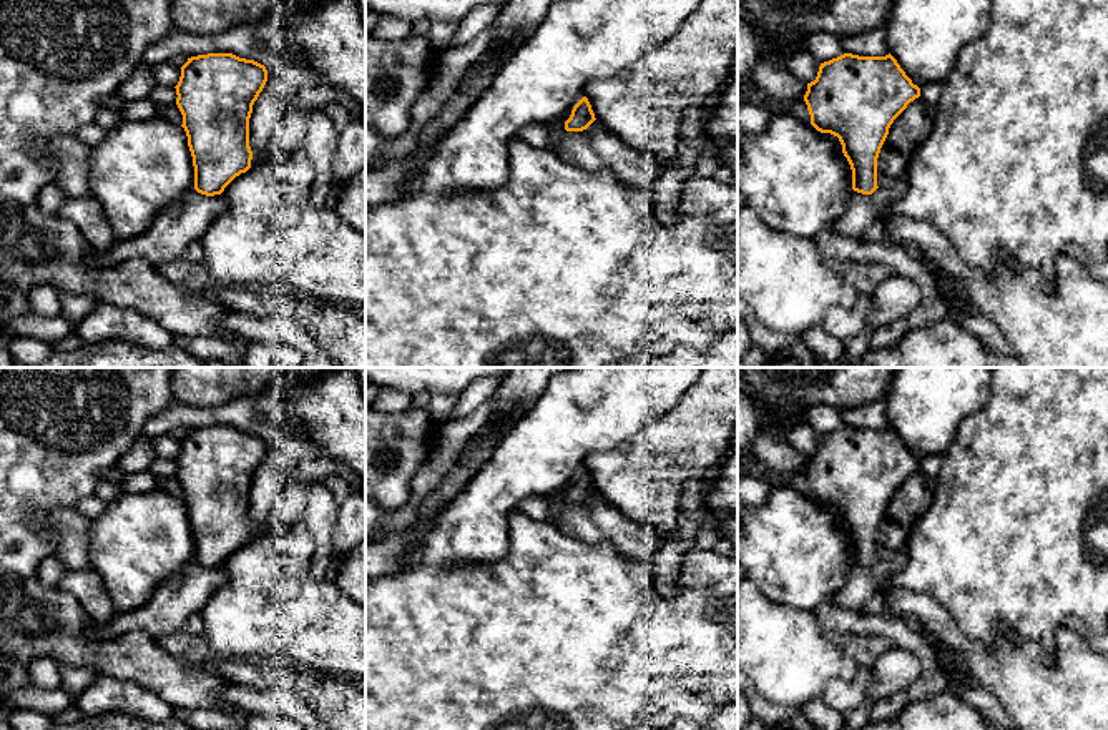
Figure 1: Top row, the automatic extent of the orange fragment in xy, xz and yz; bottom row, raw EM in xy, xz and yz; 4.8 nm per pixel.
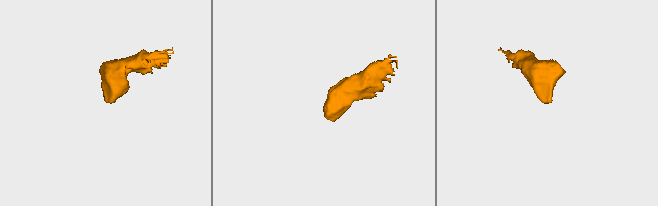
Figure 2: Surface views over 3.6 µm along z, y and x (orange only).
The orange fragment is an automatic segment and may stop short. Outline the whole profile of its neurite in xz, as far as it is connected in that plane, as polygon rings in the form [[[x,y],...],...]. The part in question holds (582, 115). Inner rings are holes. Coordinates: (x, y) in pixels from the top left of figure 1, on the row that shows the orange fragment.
[[[583,96],[571,110],[570,118],[565,121],[566,131],[583,131],[595,121],[595,113],[586,96]]]

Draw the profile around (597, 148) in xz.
[[[571,111],[548,123],[560,141],[558,156],[588,171],[611,170],[626,186],[653,191],[661,168],[641,153],[626,146],[611,135],[600,121],[593,121],[583,131],[566,131],[565,121]]]

